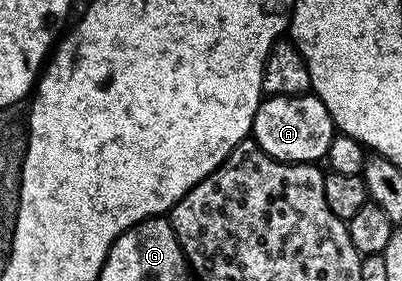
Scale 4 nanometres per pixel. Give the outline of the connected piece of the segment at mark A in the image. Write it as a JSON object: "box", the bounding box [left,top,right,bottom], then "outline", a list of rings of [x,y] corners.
{"box":[252,93,335,163],"outline":[[[312,93],[303,95],[270,95],[262,98],[259,109],[255,113],[253,122],[252,138],[257,138],[256,146],[270,155],[272,159],[278,159],[284,163],[317,163],[324,160],[329,153],[329,146],[333,140],[335,128],[333,118],[323,105],[323,101]]]}

